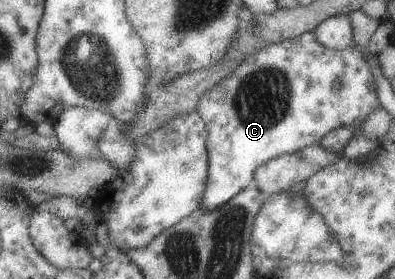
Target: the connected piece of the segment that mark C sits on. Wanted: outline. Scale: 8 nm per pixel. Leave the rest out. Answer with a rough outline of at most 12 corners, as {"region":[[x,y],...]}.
{"region":[[264,45],[196,100],[226,204],[271,158],[379,107],[352,45]]}

